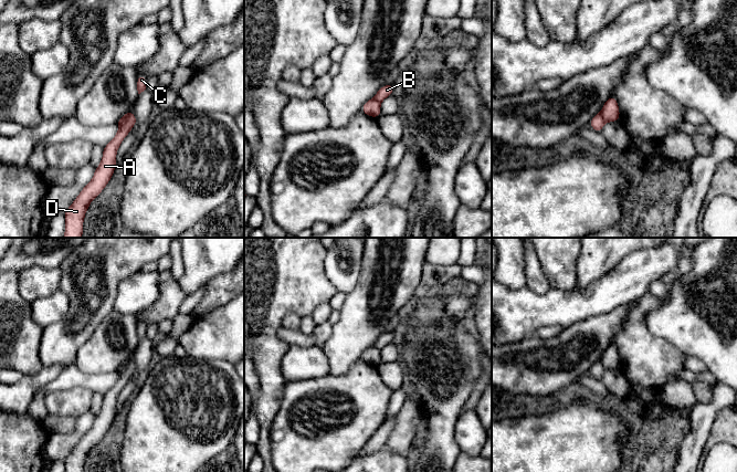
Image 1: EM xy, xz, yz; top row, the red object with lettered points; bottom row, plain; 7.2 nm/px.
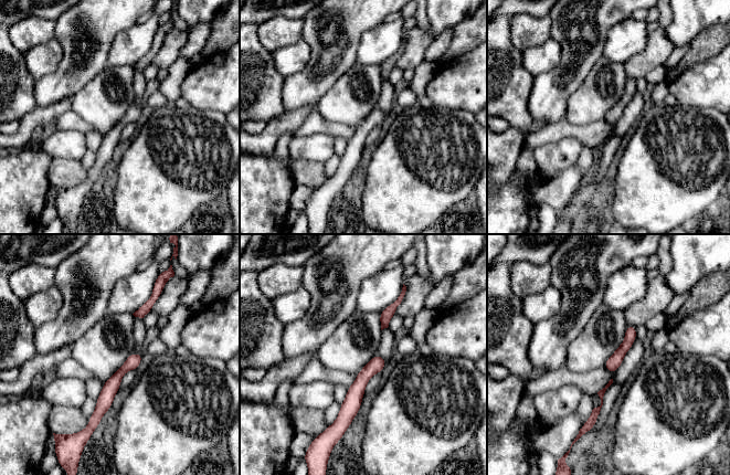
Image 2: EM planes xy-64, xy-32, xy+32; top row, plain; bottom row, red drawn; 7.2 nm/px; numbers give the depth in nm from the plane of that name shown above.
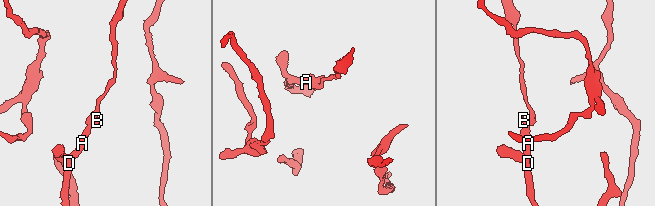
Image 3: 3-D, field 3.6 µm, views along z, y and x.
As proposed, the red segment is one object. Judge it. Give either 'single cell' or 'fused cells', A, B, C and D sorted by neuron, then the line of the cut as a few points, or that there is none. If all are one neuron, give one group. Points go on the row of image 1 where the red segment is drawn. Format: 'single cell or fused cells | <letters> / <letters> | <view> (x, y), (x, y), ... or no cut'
fused cells | A B D / C | xy (132, 112), (119, 126)

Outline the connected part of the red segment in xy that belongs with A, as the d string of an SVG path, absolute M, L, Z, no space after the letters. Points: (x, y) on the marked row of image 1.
M134 113L119 126L115 137L103 148L103 158L94 171L93 179L82 189L65 214L64 238L82 238L83 221L90 203L103 191L114 175L116 168L116 154L124 138L137 124Z

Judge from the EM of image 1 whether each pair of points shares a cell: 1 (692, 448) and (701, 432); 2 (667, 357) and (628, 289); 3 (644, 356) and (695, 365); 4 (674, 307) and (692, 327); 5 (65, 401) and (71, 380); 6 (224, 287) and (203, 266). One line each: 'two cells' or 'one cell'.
1: one cell
2: two cells
3: two cells
4: one cell
5: two cells
6: two cells

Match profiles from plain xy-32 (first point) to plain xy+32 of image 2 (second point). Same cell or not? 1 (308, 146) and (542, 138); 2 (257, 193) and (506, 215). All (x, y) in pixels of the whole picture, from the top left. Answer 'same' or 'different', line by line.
1: different
2: same

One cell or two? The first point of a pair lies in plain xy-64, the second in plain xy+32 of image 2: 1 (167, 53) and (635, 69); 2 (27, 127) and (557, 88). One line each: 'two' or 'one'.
1: one
2: two

